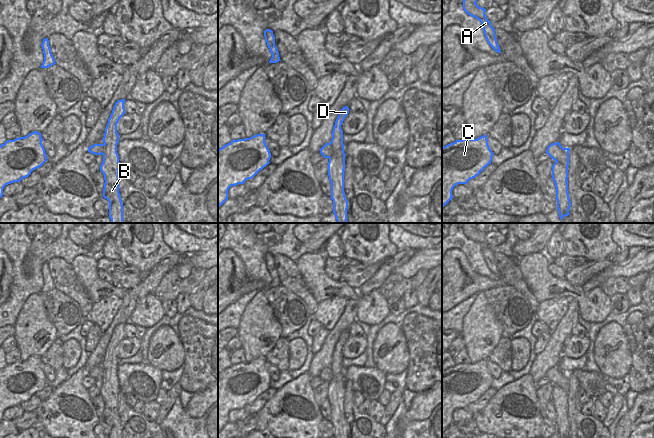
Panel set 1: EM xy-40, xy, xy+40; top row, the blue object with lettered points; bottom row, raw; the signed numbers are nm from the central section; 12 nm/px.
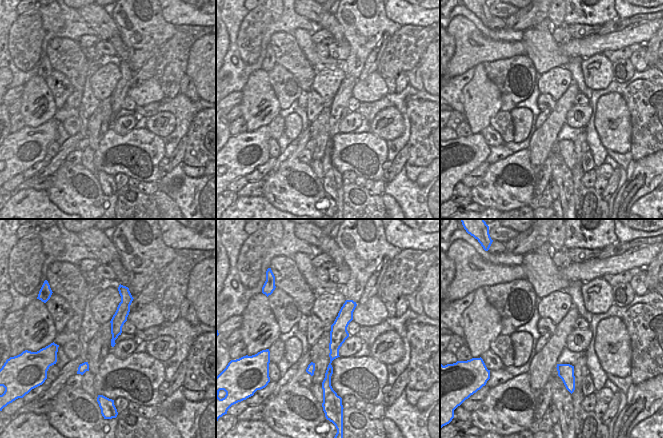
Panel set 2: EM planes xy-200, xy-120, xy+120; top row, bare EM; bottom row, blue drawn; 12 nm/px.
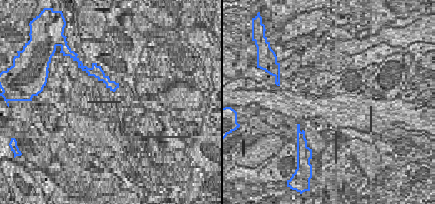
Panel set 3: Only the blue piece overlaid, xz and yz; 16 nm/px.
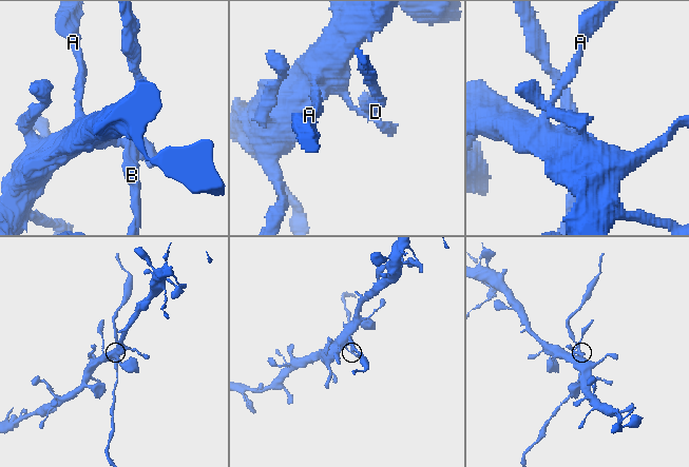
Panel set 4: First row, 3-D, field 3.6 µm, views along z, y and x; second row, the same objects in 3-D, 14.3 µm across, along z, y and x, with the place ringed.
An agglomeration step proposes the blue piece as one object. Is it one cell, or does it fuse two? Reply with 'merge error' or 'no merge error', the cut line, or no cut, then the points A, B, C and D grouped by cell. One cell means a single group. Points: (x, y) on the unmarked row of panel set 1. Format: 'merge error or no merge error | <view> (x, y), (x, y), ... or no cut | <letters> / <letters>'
merge error | xy (330, 367), (331, 380), (329, 382) | A C / B D

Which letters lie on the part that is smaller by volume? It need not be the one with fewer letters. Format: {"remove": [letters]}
{"remove": ["B", "D"]}

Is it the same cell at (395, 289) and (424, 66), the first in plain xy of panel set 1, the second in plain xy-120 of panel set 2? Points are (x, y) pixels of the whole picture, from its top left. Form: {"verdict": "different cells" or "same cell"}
{"verdict": "different cells"}

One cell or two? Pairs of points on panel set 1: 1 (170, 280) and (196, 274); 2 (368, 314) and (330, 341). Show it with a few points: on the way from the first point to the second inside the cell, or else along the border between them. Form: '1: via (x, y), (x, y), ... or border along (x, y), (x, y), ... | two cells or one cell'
1: via (176, 282), (186, 282), (190, 278) | one cell
2: border along (348, 298), (352, 298), (358, 303), (356, 319) | two cells

